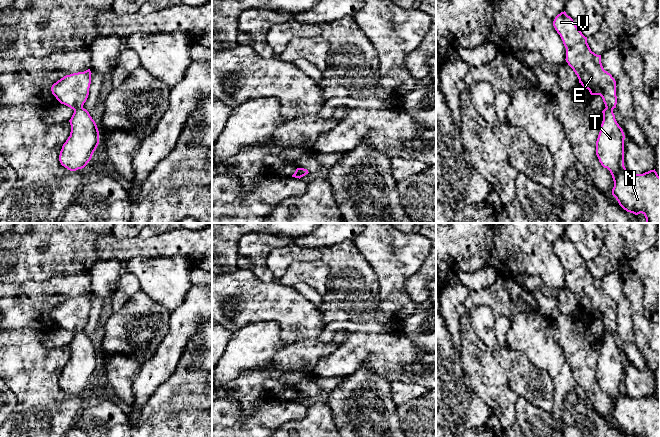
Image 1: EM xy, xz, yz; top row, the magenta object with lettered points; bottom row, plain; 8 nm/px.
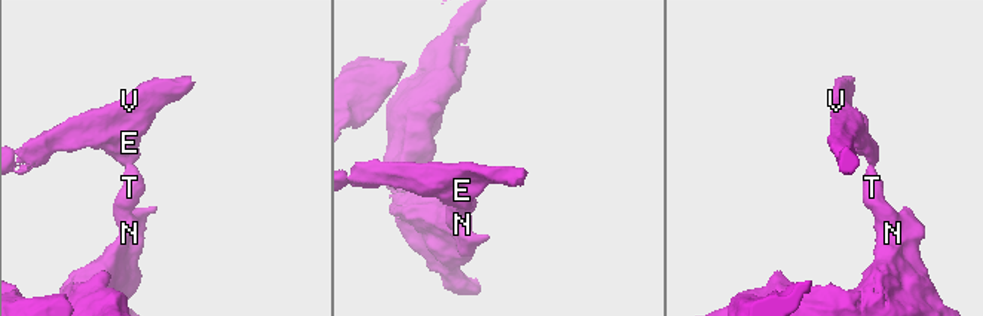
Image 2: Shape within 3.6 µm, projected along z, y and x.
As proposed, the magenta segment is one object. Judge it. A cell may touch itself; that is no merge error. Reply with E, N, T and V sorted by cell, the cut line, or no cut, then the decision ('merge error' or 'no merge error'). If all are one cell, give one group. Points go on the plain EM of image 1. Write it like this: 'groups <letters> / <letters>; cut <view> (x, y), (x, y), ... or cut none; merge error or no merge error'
groups E V / N T; cut xy (82, 330), (74, 334); merge error

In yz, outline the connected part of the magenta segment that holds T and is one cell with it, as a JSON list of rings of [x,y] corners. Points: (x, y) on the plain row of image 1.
[[[605,332],[596,365],[596,379],[613,402],[612,419],[619,429],[630,437],[660,437],[660,401],[650,394],[633,398],[624,390],[624,363],[622,352],[612,333]]]

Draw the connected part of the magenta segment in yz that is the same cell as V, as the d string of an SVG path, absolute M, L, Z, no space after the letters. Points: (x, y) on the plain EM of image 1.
M565 235L555 241L553 250L566 272L565 284L577 299L579 307L591 319L600 319L606 332L616 332L616 305L604 294L601 279L591 275L587 261Z

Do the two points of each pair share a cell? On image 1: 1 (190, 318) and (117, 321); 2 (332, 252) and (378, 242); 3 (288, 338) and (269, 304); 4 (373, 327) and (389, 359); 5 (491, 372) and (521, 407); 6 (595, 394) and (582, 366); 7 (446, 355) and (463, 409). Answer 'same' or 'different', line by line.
1: different
2: different
3: same
4: different
5: different
6: same
7: same

